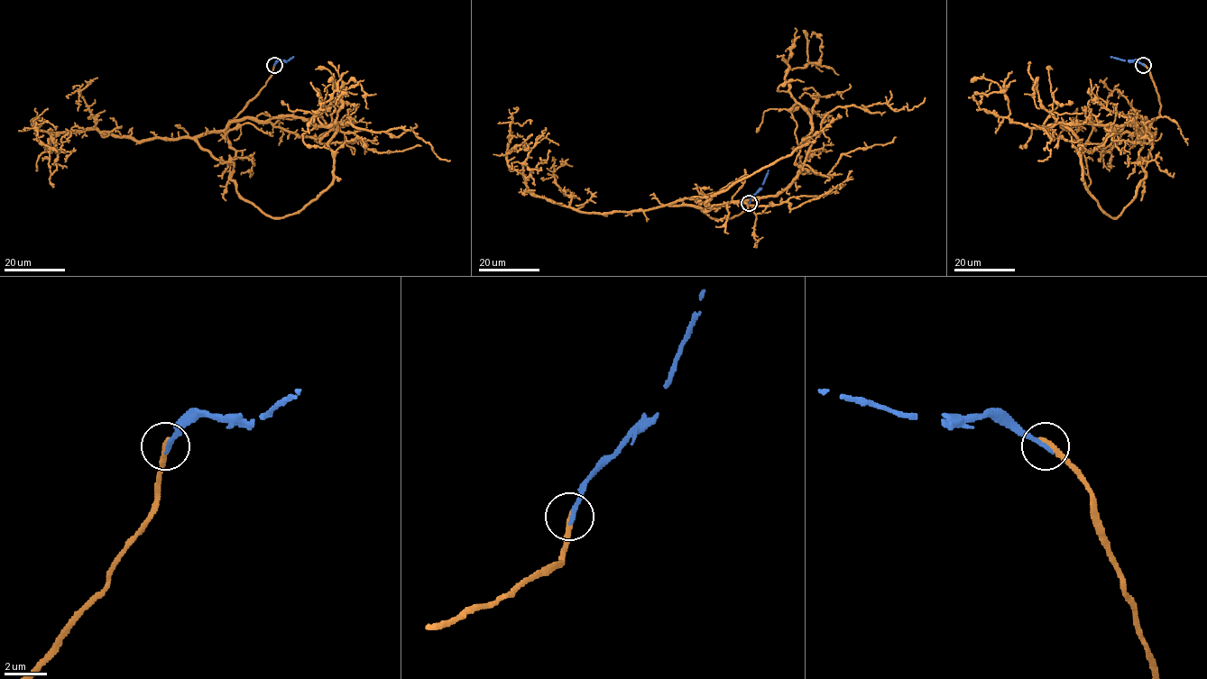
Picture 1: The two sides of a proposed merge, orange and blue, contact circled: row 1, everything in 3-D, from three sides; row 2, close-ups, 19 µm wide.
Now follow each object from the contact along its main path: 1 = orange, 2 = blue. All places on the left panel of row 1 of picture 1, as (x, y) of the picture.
1: (274, 65), (226, 131), (229, 177), (263, 212), (331, 182), (336, 125), (310, 123), (346, 91), (336, 105)
2: (274, 65), (280, 60), (293, 57)

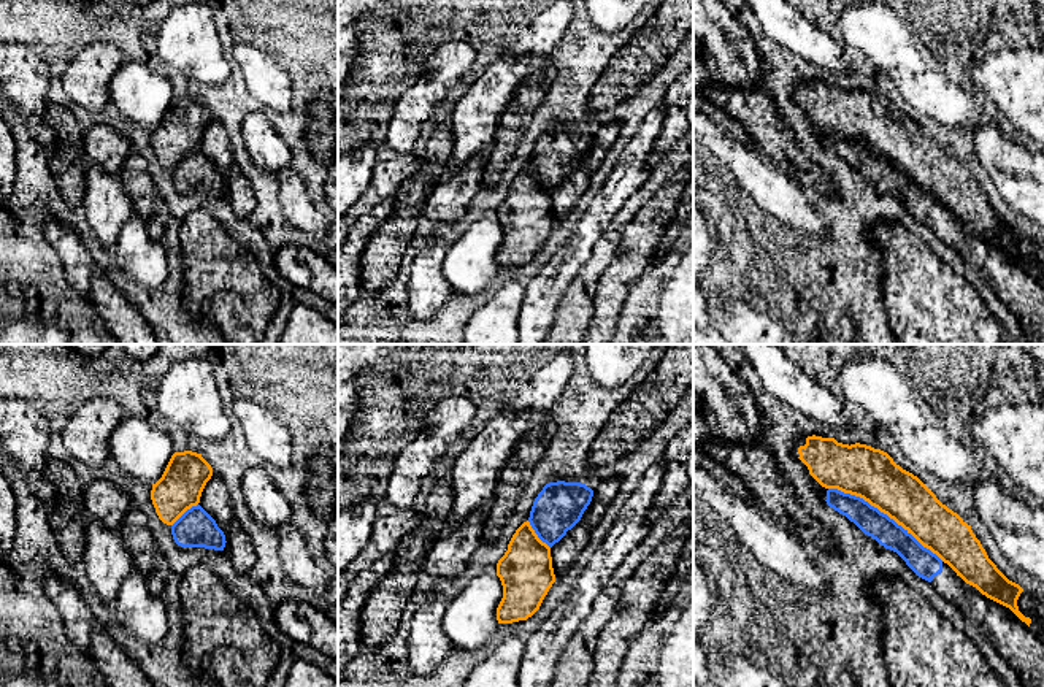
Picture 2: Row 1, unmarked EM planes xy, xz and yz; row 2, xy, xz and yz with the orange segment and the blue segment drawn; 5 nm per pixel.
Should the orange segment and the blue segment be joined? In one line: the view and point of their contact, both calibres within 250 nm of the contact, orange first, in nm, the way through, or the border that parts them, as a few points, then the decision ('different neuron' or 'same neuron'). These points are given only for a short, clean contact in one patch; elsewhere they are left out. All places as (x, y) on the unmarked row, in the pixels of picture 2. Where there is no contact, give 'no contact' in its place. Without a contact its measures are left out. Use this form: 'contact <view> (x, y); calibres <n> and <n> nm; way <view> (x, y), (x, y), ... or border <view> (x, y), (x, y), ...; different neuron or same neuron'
contact yz (886, 157); calibres 260 and 140 nm; different neuron

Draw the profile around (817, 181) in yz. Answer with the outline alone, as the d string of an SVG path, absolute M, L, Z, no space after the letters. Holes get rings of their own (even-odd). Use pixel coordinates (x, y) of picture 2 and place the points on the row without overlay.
M711 84L704 97L736 119L774 167L817 194L828 194L827 173L817 167L793 138L774 102L758 87Z

